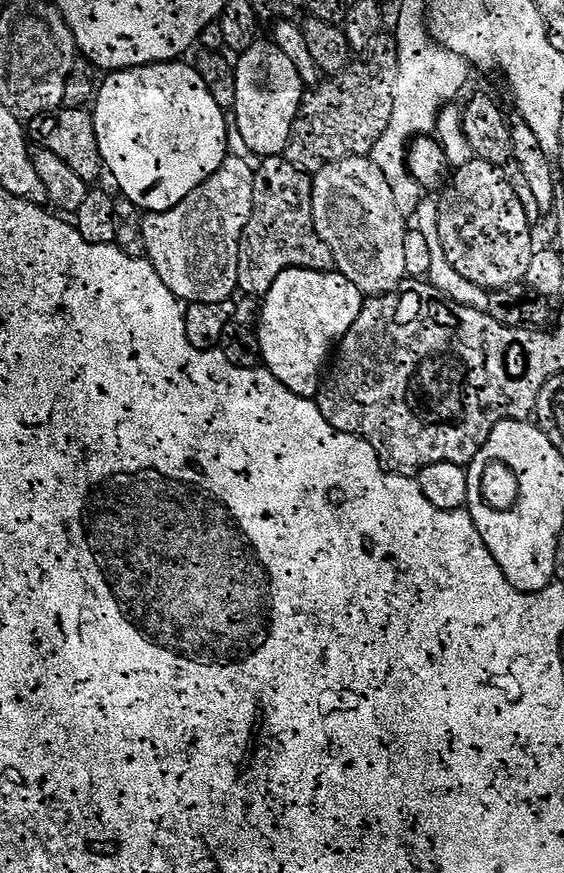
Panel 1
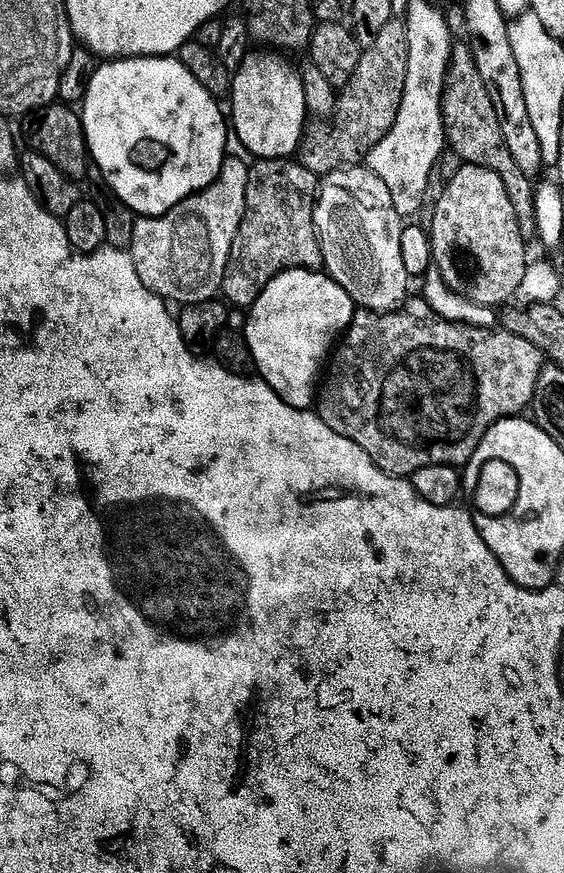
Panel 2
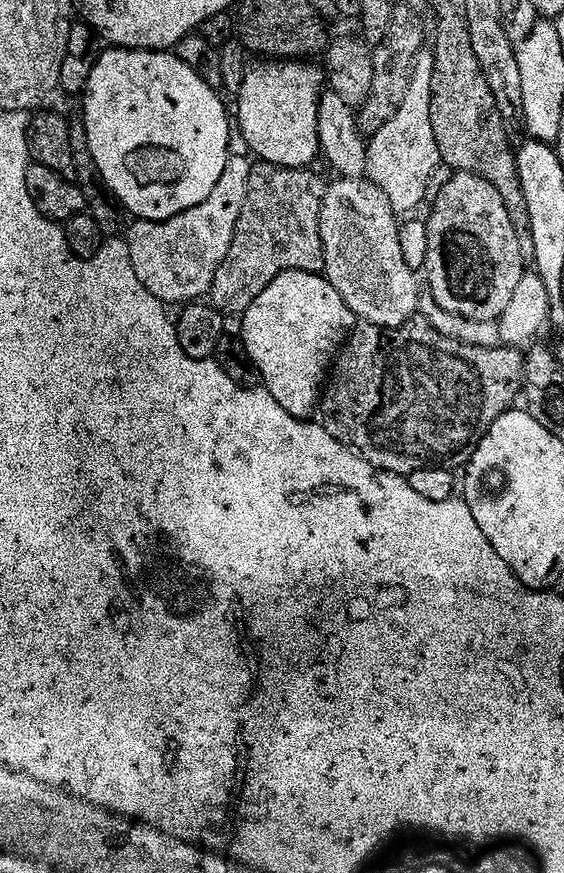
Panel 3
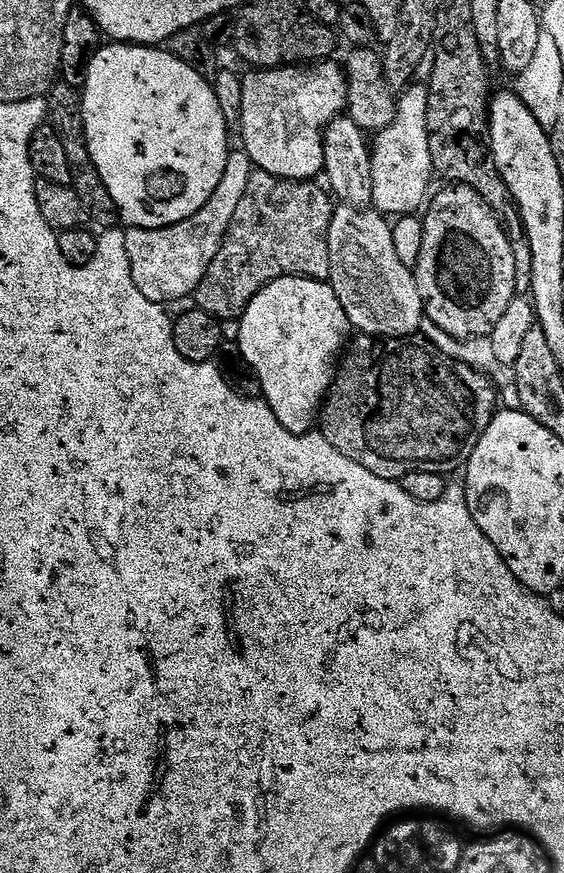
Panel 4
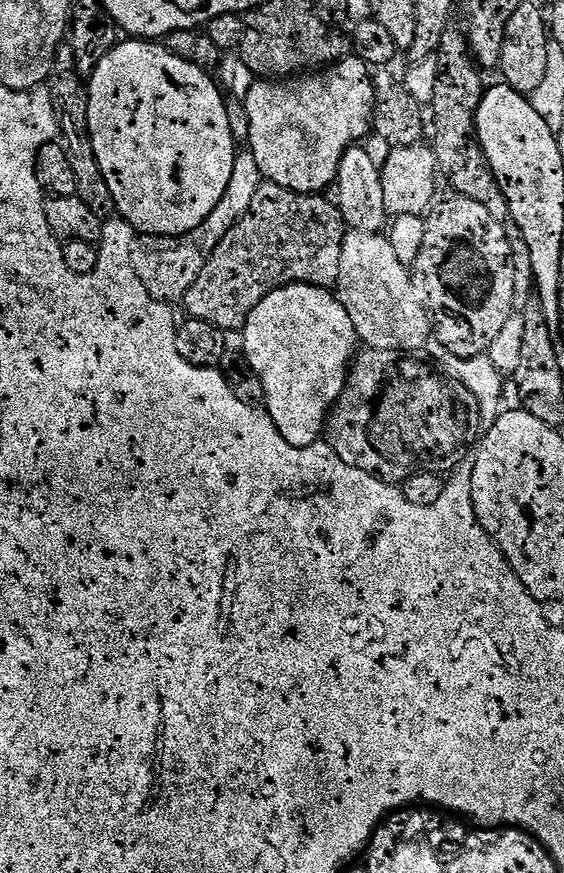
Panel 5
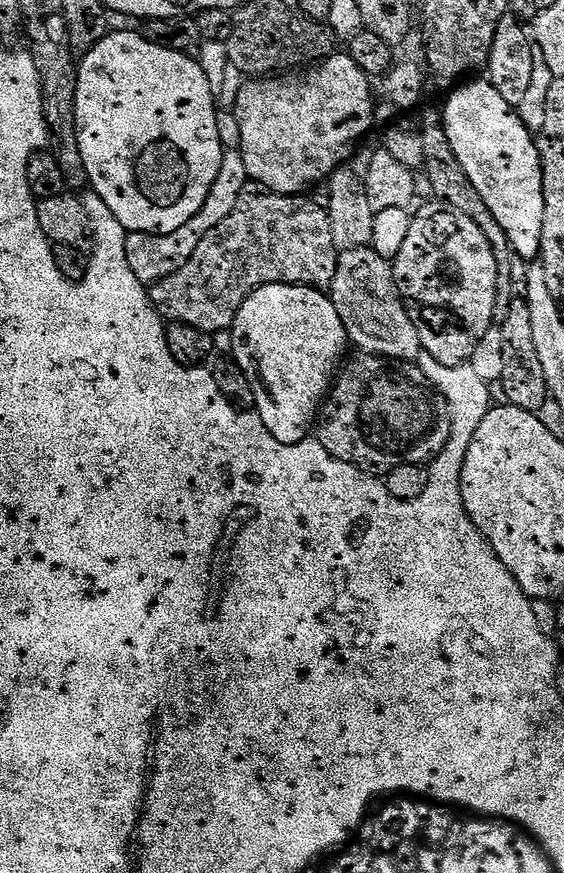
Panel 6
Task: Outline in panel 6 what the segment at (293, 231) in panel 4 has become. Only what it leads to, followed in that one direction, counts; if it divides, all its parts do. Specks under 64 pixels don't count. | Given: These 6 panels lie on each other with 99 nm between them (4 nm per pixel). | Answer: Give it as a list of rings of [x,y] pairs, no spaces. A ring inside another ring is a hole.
[[[267,190],[257,193],[257,196],[245,195],[237,206],[236,216],[232,216],[232,220],[228,220],[228,224],[224,224],[224,228],[220,228],[208,244],[204,244],[204,256],[200,256],[200,264],[192,268],[192,276],[184,276],[184,280],[177,280],[174,276],[151,285],[152,304],[161,316],[177,324],[197,328],[200,332],[227,333],[242,302],[246,302],[248,295],[262,286],[305,284],[308,288],[328,290],[337,283],[336,272],[340,268],[340,256],[336,252],[338,228],[329,216],[329,209],[324,204],[307,200],[309,197],[304,194],[279,196]]]

